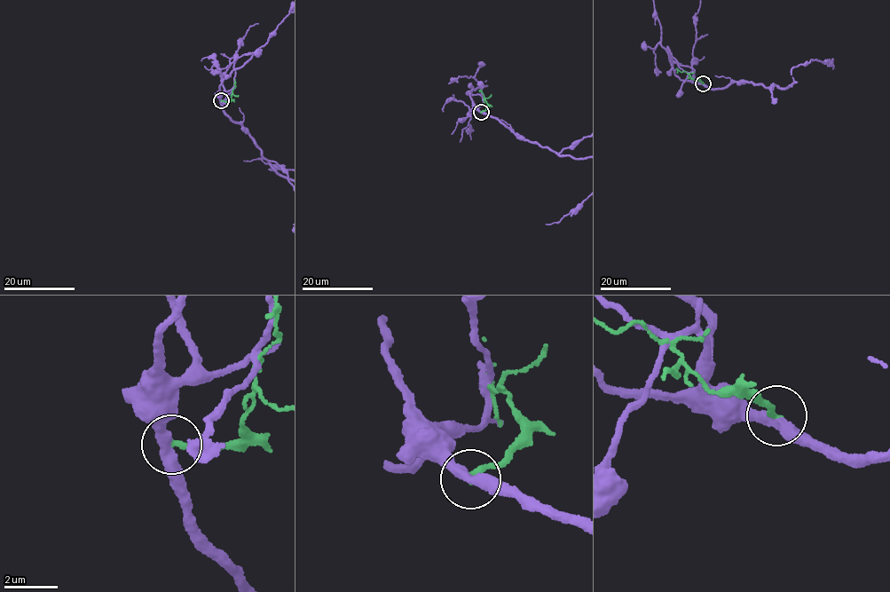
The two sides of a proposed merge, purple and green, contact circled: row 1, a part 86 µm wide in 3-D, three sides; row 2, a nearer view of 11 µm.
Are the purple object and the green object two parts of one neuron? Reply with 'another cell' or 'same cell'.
another cell

